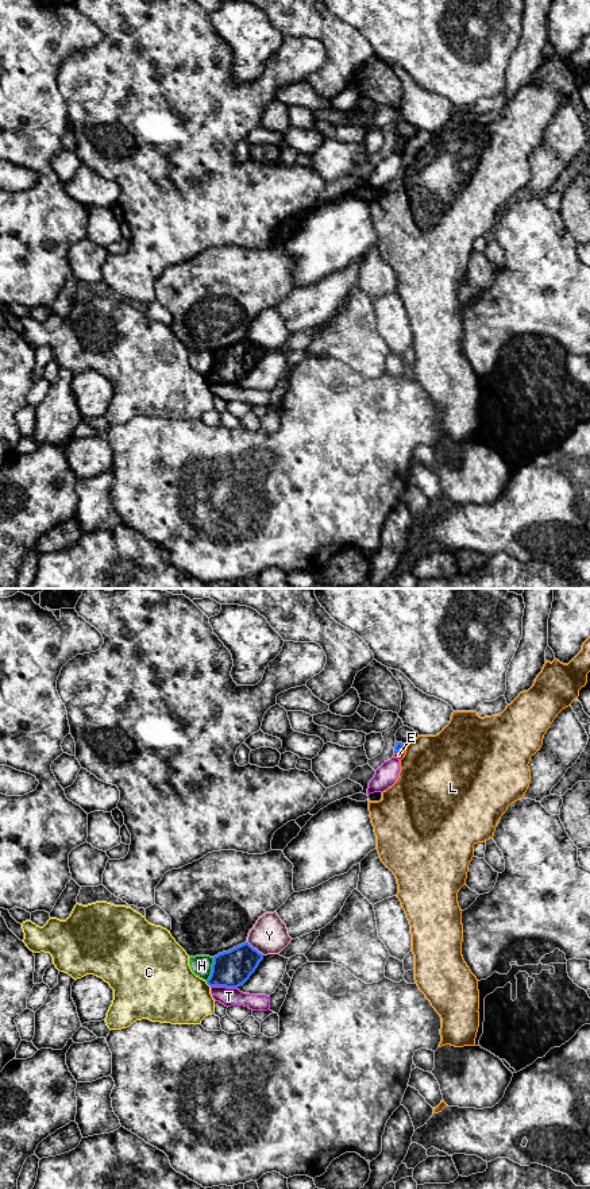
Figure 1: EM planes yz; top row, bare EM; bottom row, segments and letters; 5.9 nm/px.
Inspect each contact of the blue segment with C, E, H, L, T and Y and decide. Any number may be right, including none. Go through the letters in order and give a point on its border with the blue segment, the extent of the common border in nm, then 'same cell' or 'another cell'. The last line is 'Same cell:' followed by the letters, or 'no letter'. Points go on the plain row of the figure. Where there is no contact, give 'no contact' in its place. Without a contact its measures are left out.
C: yz (208, 379) | 50 nm | another cell
E: yz (398, 146) | 70 nm | another cell
H: yz (212, 365) | 150 nm | another cell
L: yz (405, 143) | 40 nm | another cell
T: yz (223, 381) | 160 nm | another cell
Y: yz (255, 344) | 130 nm | another cell
Same cell: no letter

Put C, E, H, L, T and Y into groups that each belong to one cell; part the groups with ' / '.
C / E / H / L / T / Y

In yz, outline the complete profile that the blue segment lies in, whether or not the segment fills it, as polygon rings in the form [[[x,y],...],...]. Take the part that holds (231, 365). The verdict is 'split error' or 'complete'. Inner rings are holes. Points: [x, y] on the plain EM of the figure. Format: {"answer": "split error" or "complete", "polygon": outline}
{"answer": "complete", "polygon": [[[244,337],[213,352],[212,367],[207,379],[212,382],[238,383],[255,367],[263,350]]]}

